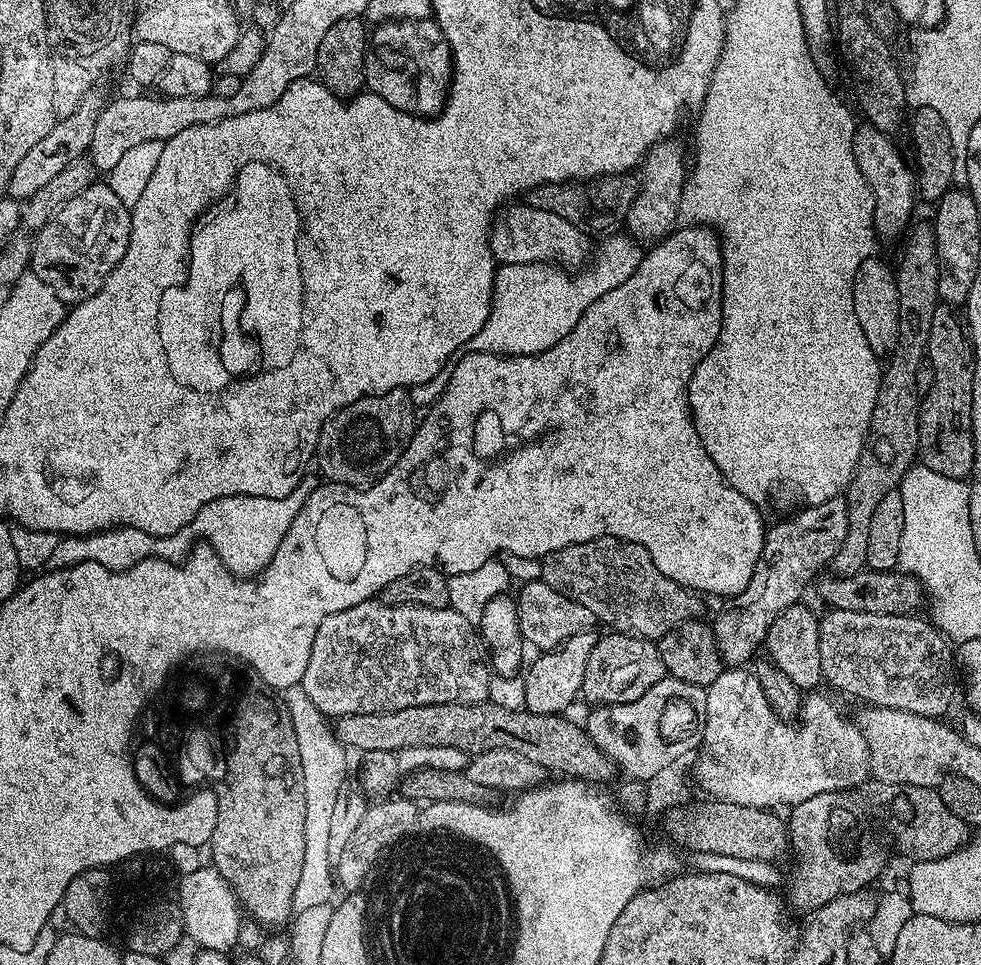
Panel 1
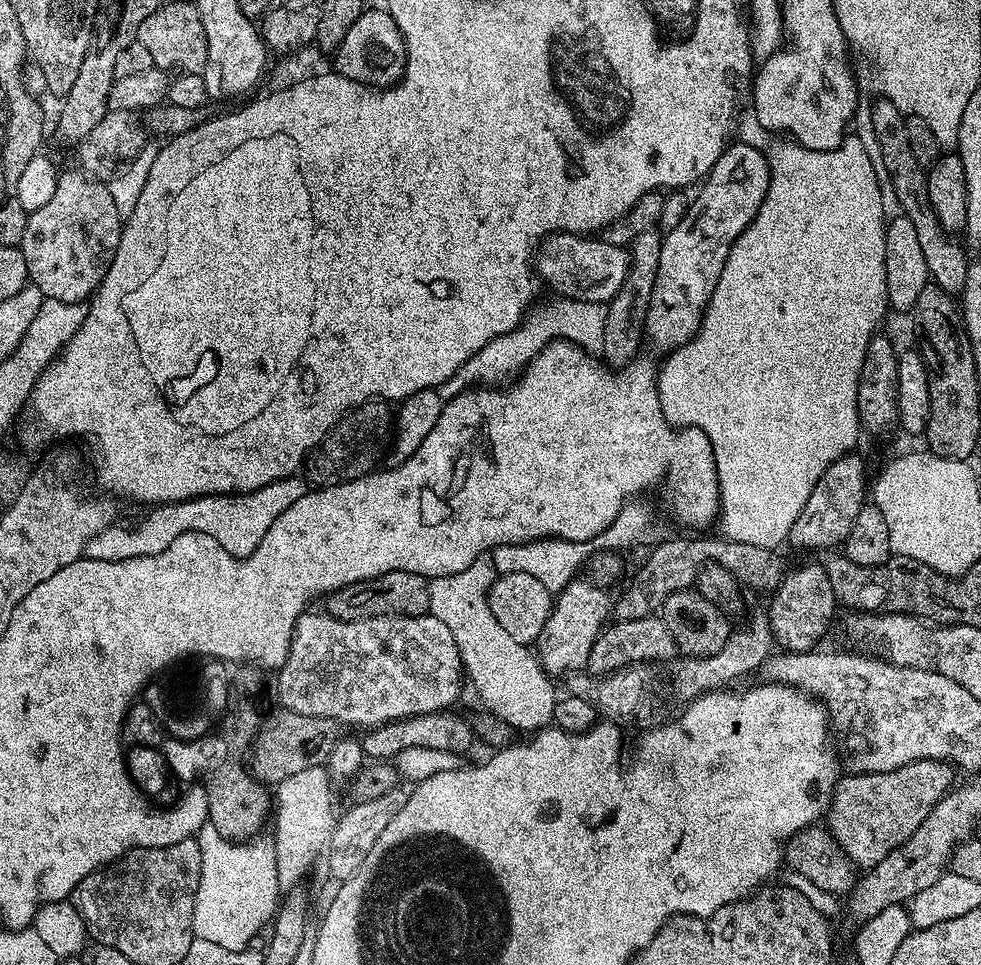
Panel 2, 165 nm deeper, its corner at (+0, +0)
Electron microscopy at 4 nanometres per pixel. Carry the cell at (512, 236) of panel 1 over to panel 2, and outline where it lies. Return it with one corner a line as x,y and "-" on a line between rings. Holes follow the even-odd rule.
570,232
549,233
541,246
534,260
537,275
542,280
544,278
550,288
563,291
572,300
608,303
621,289
630,266
629,251
623,245
593,236

